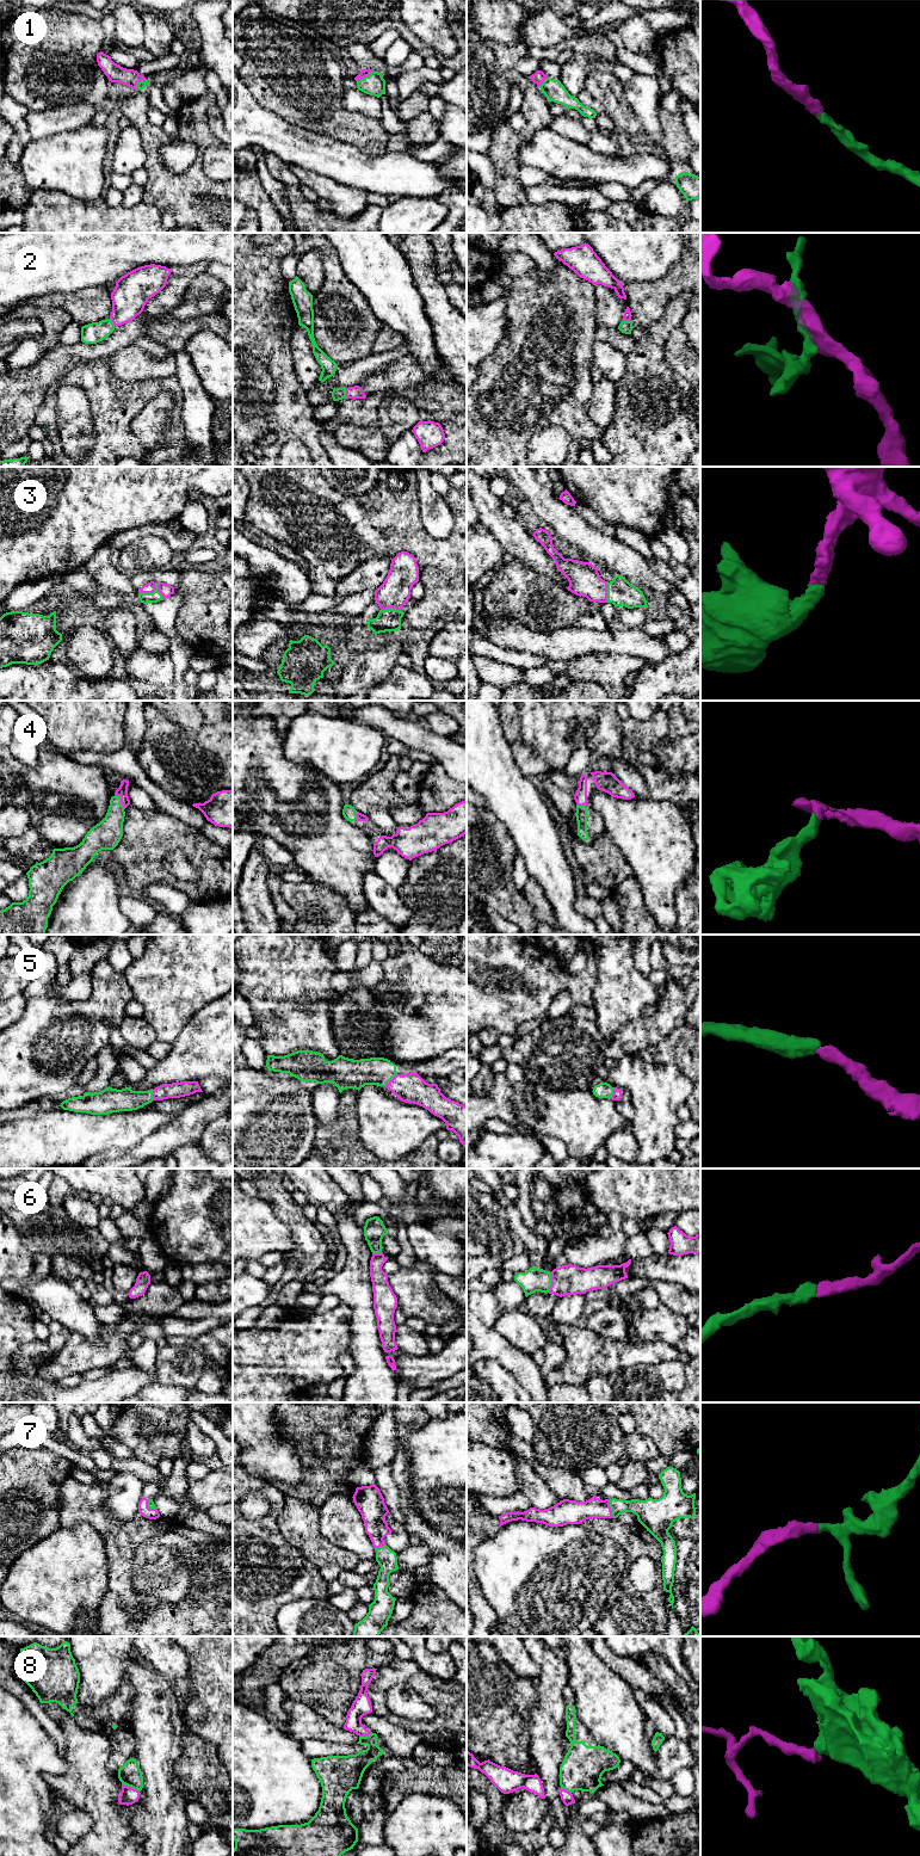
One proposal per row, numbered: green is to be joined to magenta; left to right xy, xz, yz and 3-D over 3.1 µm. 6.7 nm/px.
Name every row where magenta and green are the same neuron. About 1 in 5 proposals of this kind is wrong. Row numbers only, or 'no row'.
1, 2, 3, 4, 5, 6, 7

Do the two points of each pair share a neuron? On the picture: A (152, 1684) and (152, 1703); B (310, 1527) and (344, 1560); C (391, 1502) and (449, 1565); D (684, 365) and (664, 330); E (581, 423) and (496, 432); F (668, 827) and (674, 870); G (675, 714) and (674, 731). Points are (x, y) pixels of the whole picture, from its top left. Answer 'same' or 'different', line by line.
A: same
B: same
C: different
D: different
E: same
F: same
G: same

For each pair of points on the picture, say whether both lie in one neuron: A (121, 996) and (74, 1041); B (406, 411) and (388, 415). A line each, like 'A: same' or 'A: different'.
A: same
B: same

